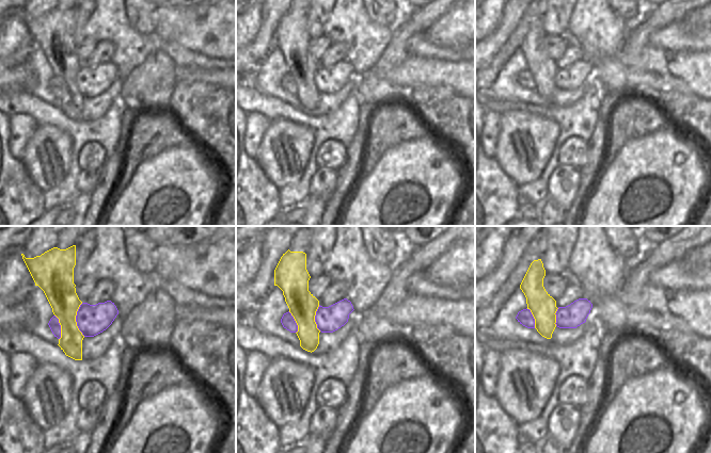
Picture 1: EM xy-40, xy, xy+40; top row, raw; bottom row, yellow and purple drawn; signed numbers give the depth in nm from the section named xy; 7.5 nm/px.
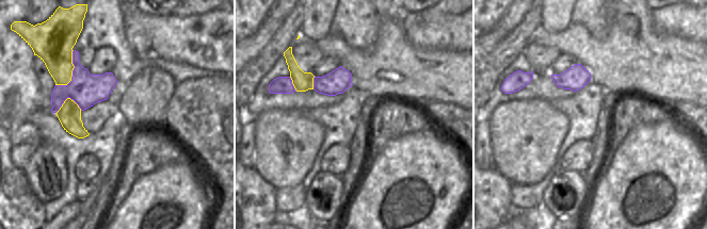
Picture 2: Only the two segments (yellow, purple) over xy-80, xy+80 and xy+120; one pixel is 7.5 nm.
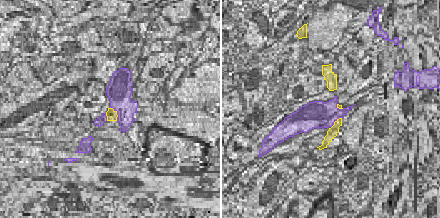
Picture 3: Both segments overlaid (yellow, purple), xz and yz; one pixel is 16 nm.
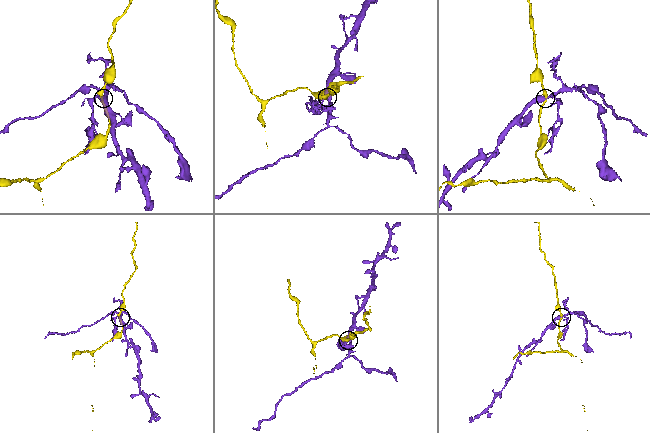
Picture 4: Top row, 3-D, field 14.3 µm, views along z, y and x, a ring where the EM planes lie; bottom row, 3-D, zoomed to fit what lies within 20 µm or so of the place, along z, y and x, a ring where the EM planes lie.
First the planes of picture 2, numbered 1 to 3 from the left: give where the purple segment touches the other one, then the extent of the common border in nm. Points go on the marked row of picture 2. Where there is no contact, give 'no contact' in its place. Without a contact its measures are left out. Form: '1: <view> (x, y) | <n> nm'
1: xy-80 (71, 72) | 300 nm
2: xy+80 (292, 83) | 130 nm
3: no contact

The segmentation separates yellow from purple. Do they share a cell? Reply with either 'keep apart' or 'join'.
keep apart

